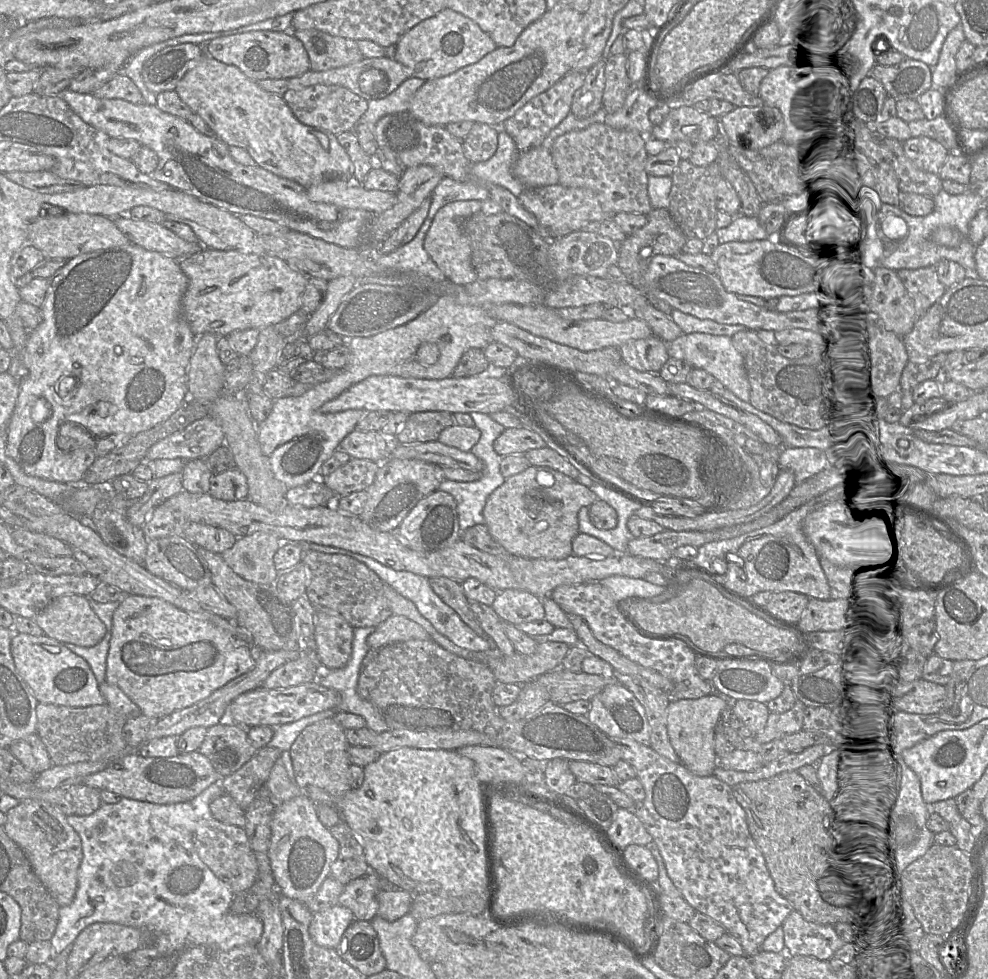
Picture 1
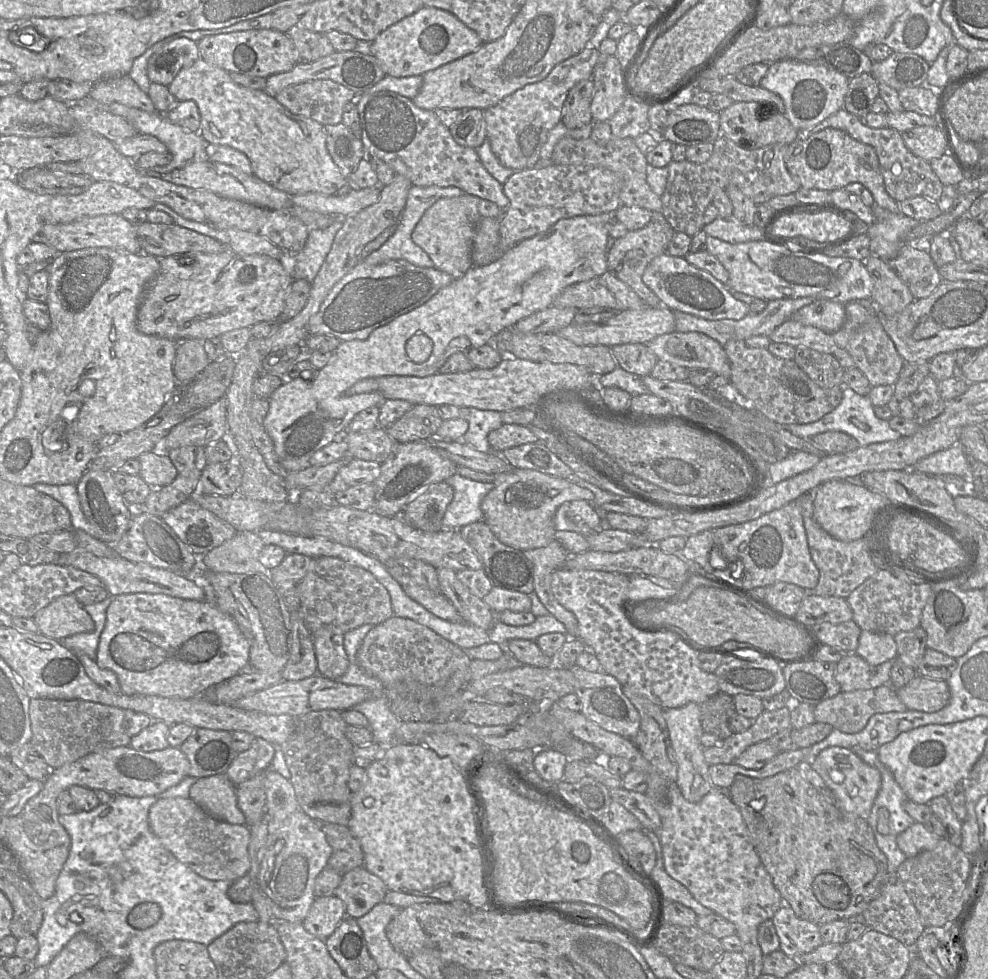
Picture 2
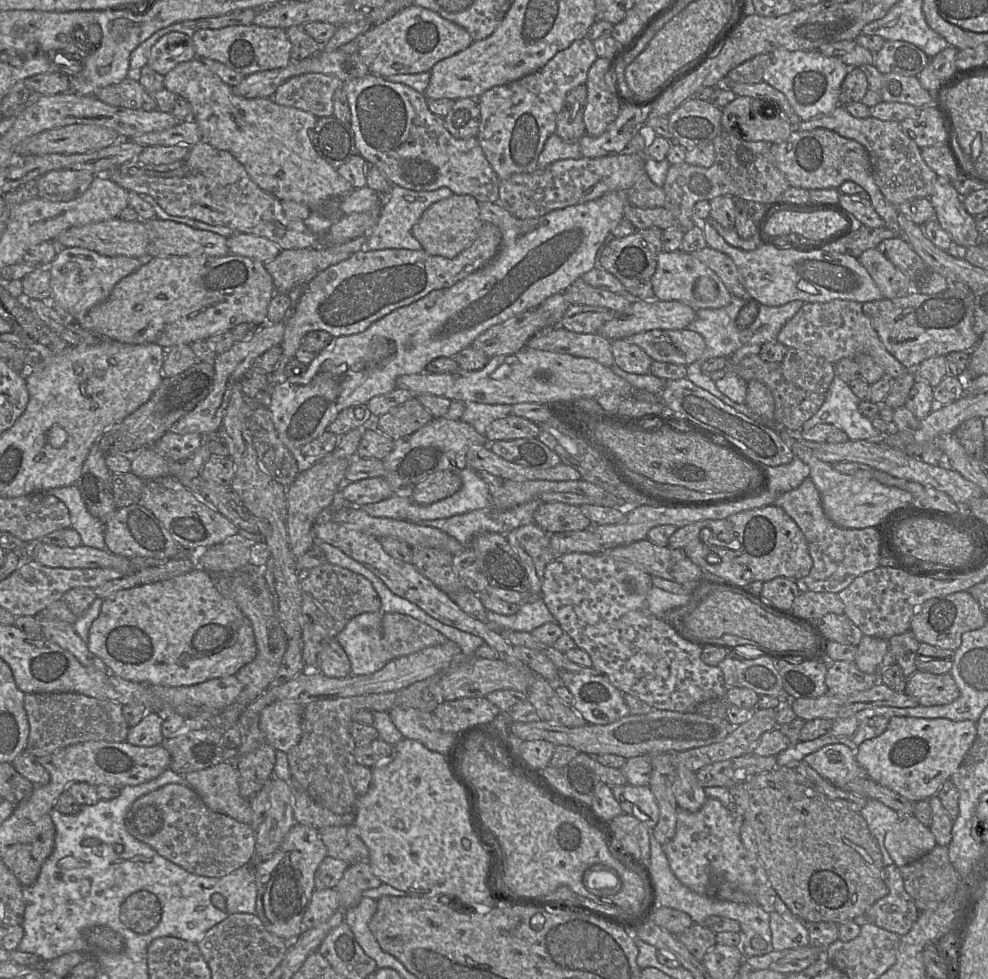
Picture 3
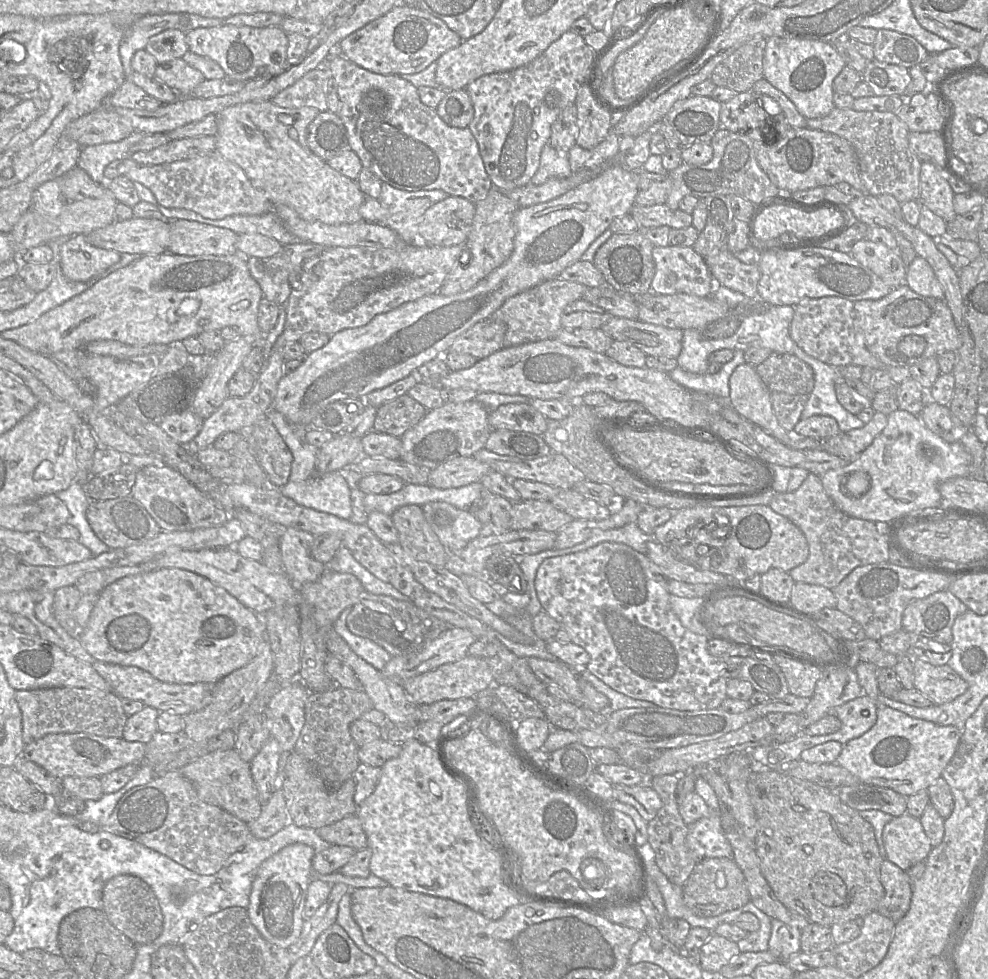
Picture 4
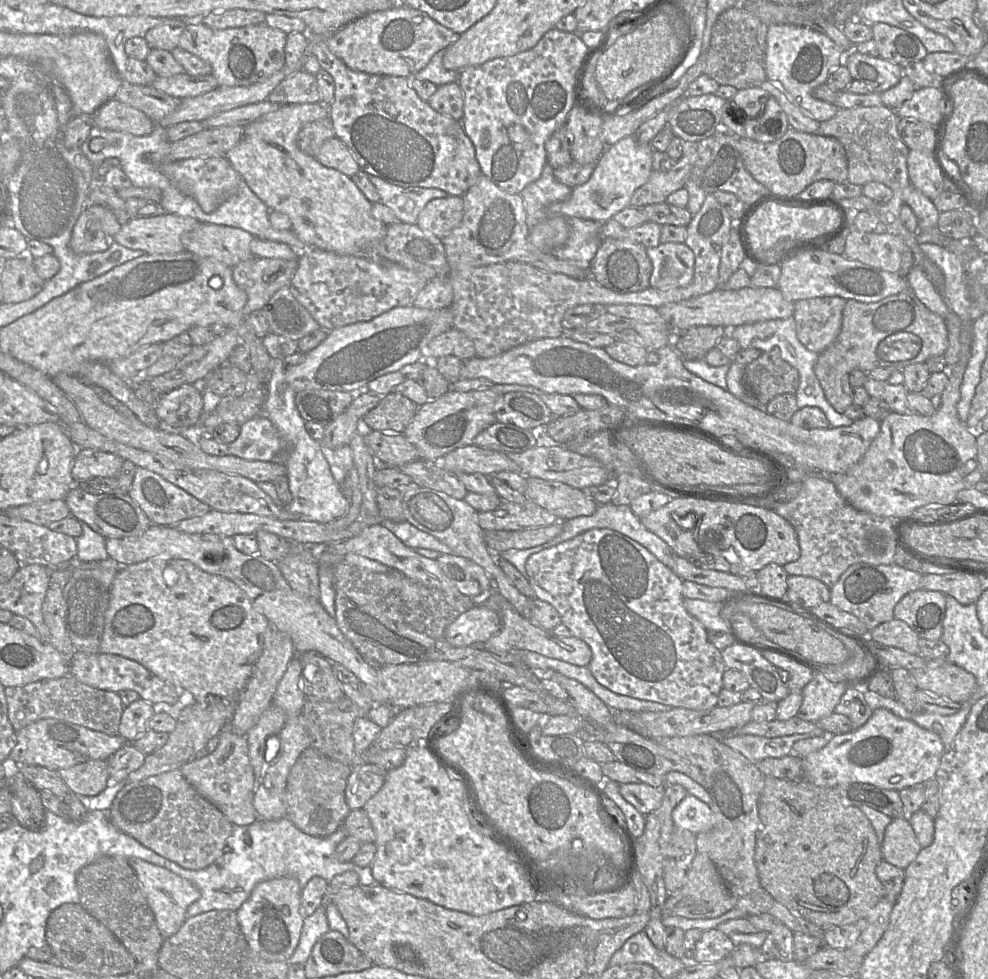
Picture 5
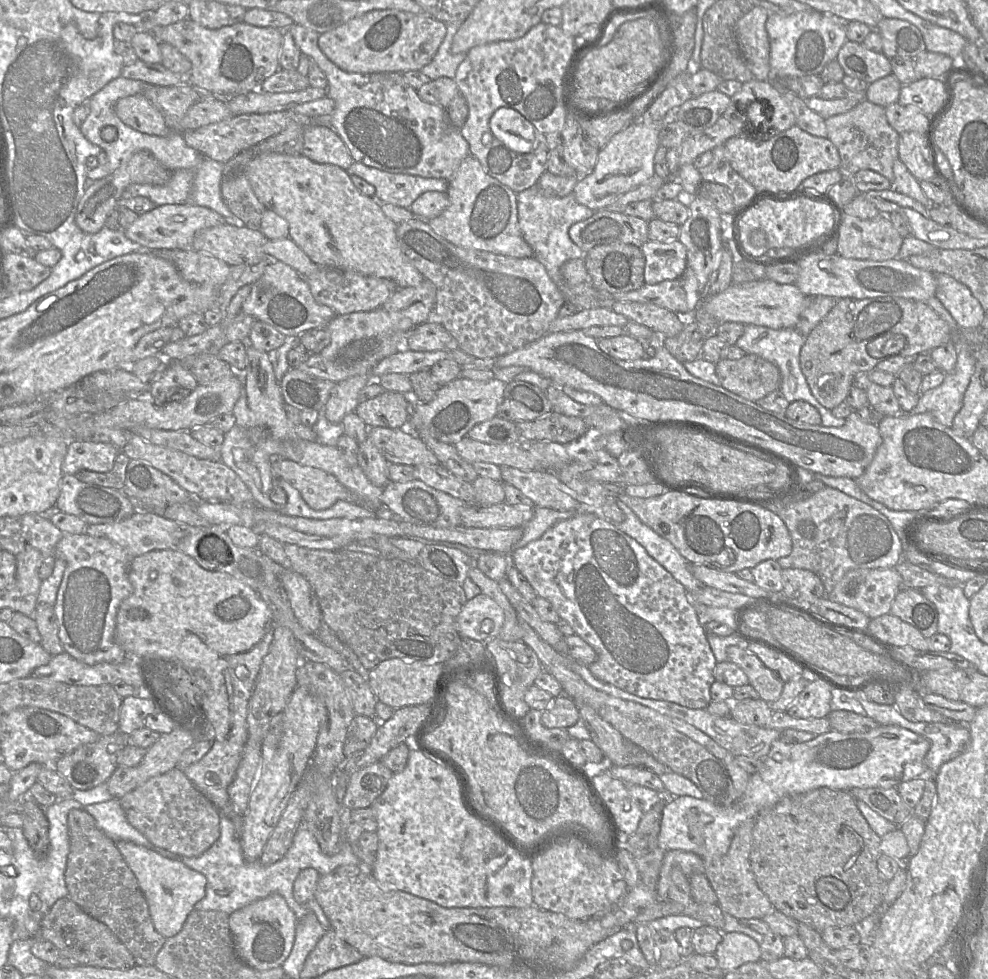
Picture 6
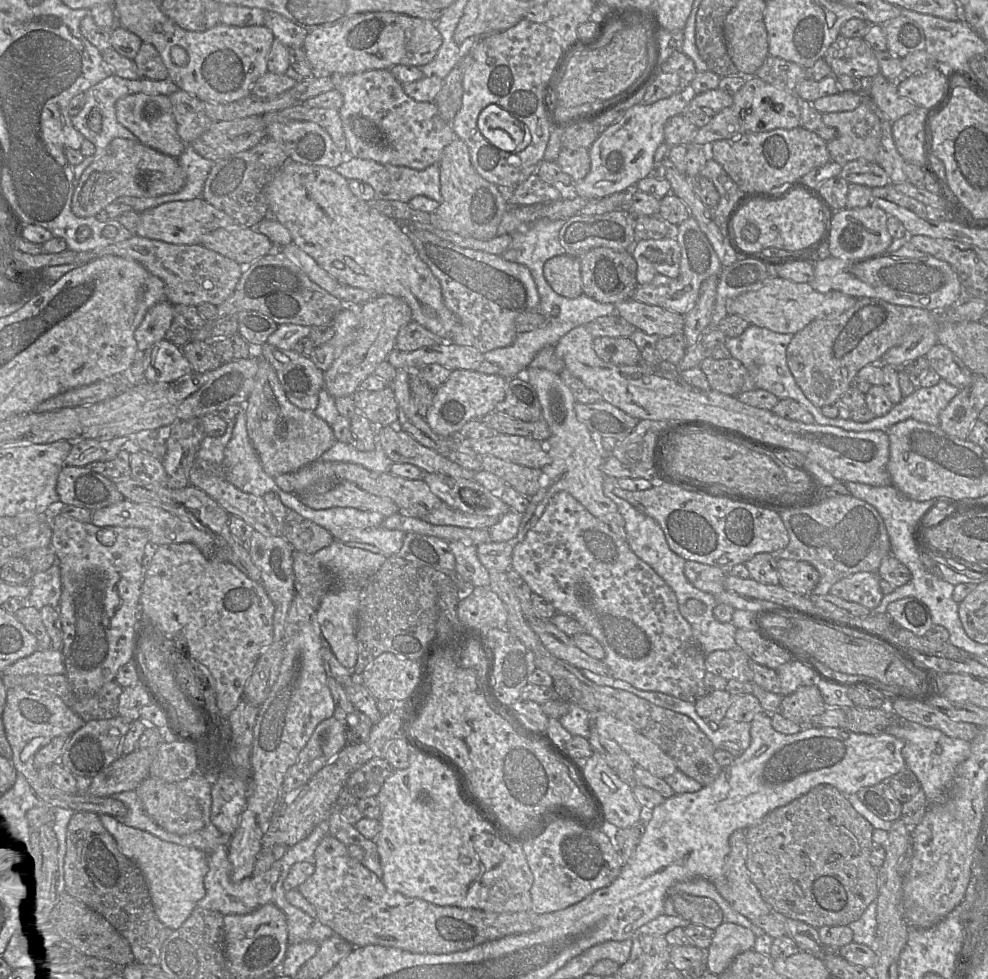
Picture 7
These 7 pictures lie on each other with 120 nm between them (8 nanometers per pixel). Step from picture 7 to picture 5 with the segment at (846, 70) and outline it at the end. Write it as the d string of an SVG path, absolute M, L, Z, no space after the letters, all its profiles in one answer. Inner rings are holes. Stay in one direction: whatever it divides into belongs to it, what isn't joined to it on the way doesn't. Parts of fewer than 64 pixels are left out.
M856 50L846 54L843 64L849 69L854 80L864 82L872 92L878 94L895 86L903 76L900 65Z

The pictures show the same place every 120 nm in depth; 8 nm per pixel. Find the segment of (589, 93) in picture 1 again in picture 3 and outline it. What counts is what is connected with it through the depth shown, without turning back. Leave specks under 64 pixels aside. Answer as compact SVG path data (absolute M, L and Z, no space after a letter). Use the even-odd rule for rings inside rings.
M586 85L572 89L558 115L555 133L564 141L579 141L585 134L583 115L587 103Z

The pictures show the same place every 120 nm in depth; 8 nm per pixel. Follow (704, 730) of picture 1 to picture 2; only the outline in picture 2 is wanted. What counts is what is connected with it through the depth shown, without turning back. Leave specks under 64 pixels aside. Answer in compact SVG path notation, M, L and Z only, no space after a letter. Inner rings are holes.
M690 702L682 707L664 709L664 718L678 766L676 783L686 800L692 803L699 802L713 788L709 775L710 765L705 761L704 747L701 744L704 730L701 723L700 704Z

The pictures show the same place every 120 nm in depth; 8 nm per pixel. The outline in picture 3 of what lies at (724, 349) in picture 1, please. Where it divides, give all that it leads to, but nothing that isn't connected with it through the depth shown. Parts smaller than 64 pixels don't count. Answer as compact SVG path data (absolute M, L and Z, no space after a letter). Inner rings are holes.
M655 329L624 338L644 350L652 361L688 366L705 351L704 338L693 331Z

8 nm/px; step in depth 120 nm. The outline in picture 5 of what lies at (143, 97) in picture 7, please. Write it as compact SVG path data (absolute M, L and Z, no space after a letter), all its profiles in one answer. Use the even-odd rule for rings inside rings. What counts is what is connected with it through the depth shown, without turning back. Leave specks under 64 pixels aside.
M112 98L93 114L93 124L108 130L126 132L135 136L152 133L156 123L142 111Z

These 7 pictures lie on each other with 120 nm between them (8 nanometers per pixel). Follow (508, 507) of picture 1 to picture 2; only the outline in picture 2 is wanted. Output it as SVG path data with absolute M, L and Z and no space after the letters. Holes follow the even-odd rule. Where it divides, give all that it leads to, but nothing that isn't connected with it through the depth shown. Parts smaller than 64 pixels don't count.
M514 468L497 474L493 488L482 499L483 520L503 544L520 551L547 546L555 539L555 514L565 502L586 500L593 504L594 494L571 480L553 477L531 469Z

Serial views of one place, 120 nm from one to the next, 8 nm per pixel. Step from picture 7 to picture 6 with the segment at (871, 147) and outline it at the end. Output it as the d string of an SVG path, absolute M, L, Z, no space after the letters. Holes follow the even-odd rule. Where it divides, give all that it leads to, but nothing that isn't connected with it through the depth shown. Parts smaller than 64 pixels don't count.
M868 100L859 102L853 109L825 119L827 138L836 146L840 156L842 178L849 178L859 170L873 170L893 181L893 164L899 158L900 134L888 123L885 108Z

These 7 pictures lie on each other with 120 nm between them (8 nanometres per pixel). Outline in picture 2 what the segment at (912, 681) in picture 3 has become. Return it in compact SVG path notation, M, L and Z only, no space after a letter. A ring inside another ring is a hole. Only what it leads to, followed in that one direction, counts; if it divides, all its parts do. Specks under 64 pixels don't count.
M917 675L902 688L895 689L908 710L937 712L950 701L951 693L946 680Z

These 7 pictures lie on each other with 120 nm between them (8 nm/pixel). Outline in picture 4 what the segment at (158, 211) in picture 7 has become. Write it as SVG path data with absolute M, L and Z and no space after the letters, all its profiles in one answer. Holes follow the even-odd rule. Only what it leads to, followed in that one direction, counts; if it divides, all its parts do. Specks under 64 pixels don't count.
M132 218L85 234L94 247L134 255L158 255L167 252L170 222Z

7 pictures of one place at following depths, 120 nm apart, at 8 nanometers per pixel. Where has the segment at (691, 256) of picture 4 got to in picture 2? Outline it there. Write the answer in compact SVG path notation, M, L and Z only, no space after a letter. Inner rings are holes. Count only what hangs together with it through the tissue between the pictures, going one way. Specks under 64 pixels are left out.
M667 252L656 256L646 267L642 279L662 305L672 311L688 313L705 320L740 320L750 312L749 306L736 300L727 286L709 272L690 264L683 256L672 256Z

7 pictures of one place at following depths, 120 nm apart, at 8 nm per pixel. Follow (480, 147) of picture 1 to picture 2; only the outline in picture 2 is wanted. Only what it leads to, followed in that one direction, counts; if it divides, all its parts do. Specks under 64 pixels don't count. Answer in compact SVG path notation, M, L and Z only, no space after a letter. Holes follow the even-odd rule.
M465 109L448 128L454 140L461 146L478 148L487 138L484 110Z

